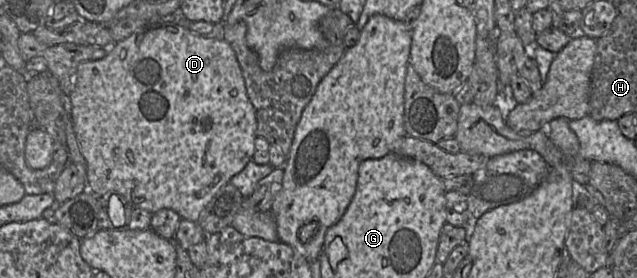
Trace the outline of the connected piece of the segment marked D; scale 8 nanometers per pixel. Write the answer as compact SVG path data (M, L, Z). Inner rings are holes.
M168 20L147 21L128 38L109 47L107 55L102 59L81 62L77 69L75 87L69 98L70 117L87 165L89 191L95 196L114 192L122 195L133 208L144 209L150 213L171 209L182 219L197 222L220 188L246 167L255 152L255 139L258 137L256 110L247 95L242 70L234 50L224 39L202 36Z

